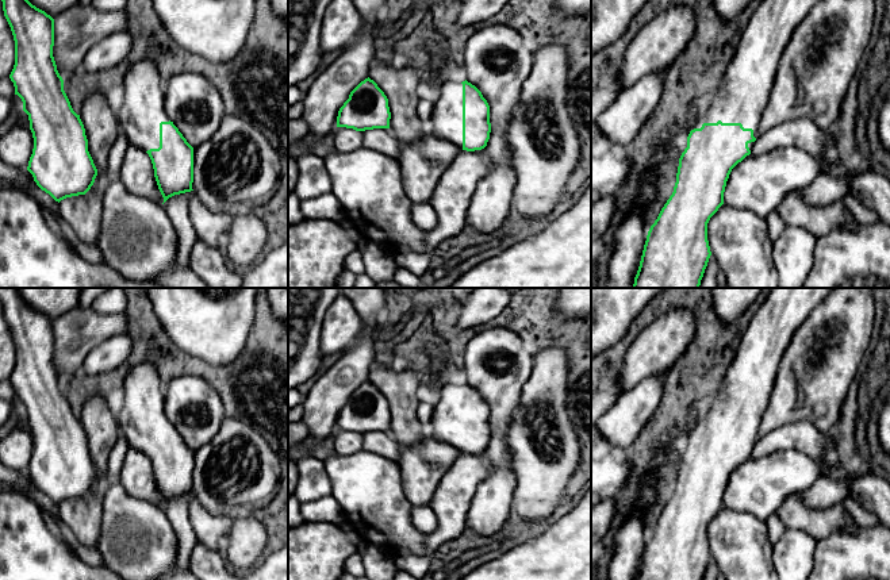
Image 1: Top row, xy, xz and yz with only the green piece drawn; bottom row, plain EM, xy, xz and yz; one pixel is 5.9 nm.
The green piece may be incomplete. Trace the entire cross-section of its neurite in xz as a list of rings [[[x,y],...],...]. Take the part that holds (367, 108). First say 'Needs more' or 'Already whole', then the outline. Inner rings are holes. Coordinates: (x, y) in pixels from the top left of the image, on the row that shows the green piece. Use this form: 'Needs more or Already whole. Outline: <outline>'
Already whole. Outline: [[[369,77],[361,81],[338,111],[337,127],[365,131],[390,128],[388,99]]]

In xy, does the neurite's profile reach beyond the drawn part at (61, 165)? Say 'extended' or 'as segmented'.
as segmented

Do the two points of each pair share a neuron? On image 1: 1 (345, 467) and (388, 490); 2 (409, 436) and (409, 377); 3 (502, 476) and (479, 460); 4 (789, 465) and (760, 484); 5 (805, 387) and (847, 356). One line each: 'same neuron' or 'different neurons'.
1: same neuron
2: same neuron
3: different neurons
4: same neuron
5: same neuron

